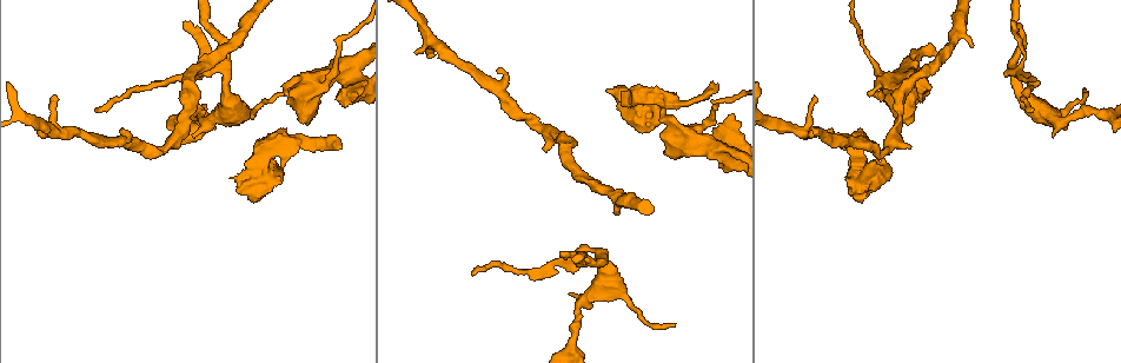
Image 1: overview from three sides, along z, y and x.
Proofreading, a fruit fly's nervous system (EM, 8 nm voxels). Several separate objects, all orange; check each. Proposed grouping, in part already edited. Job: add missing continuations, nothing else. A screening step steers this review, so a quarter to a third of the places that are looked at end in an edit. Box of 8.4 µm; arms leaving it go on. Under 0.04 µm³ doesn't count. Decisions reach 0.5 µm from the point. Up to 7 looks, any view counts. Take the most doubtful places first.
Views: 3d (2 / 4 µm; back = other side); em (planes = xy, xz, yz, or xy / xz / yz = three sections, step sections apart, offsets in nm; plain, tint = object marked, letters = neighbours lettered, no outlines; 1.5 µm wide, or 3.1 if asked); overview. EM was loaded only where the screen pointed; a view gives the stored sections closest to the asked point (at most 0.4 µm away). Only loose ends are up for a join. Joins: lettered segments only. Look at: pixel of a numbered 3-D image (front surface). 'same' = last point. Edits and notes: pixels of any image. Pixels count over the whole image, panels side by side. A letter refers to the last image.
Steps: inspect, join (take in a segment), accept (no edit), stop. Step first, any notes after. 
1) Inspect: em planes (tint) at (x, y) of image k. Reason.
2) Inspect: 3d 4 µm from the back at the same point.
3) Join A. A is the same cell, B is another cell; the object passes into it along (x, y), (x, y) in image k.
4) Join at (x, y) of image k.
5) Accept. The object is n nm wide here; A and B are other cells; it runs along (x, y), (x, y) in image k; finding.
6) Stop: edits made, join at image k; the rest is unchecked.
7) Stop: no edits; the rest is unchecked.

Inspect: 3d 2 µm at (341, 147) of image 1. An open end.

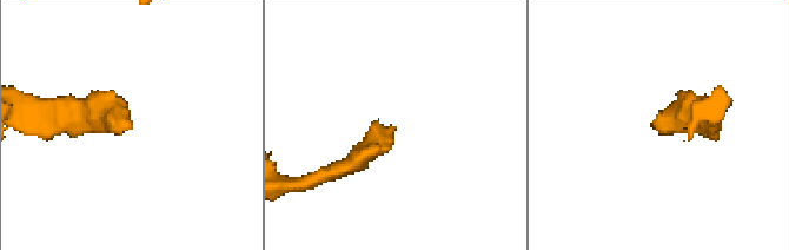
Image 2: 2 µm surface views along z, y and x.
Inspect: em xz step 8 (letters) at (131, 128) of image 2.

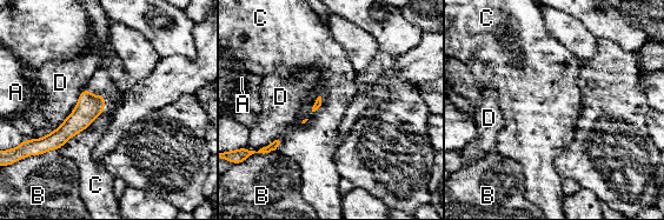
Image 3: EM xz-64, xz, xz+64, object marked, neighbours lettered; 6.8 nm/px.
Inspect: em planes (letters) at the same point.

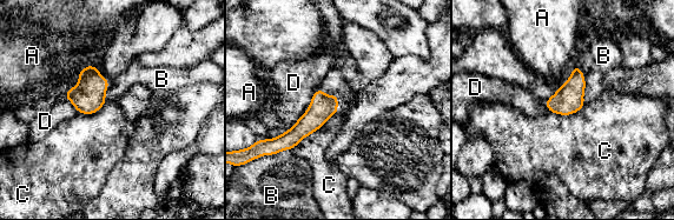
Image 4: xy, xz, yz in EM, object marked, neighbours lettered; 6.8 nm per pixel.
Accept. A, B, C and D are other cells; it runs along (335, 98), (285, 141) in image 4; no lettered segment goes on from it.

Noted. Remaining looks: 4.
Inspect: 3d 2 µm at (674, 325) of image 1. Free end.

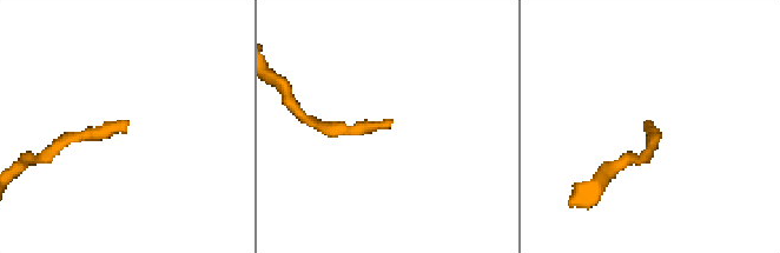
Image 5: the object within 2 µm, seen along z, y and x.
Inspect: em planes (letters) at (127, 121) of image 5. Need the tissue.

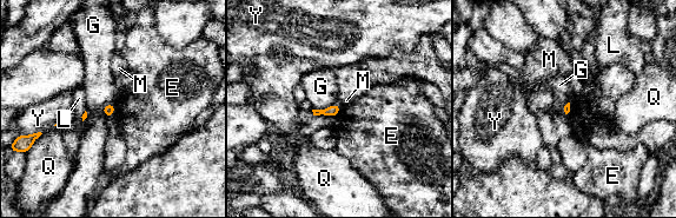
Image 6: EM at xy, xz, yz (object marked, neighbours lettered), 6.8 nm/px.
Accept. E, G, L, M, Q and Y are other cells; a border runs along (339, 103), (312, 110) in image 6; no lettered segment goes on from it.

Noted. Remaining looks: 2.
Inspect: em planes (letters) at (96, 108) of image 1. Tapers out.

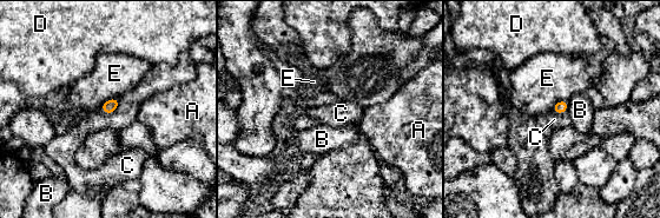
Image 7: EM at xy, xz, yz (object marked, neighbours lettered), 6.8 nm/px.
Accept. A, B, C, D and E are other cells; no lettered segment goes on from it.

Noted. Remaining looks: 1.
Stop: no edits; the rest is unchecked.

